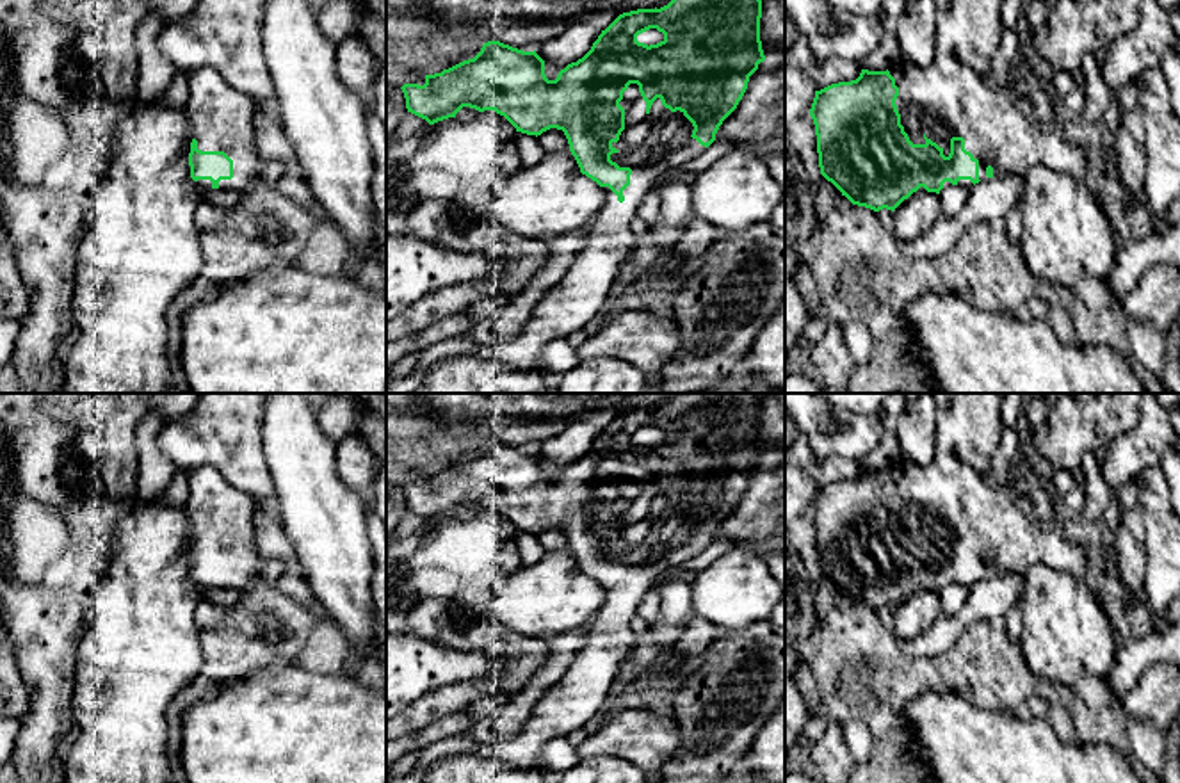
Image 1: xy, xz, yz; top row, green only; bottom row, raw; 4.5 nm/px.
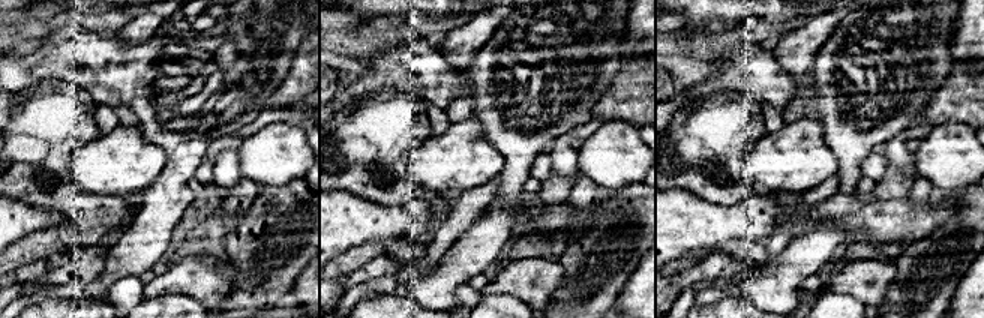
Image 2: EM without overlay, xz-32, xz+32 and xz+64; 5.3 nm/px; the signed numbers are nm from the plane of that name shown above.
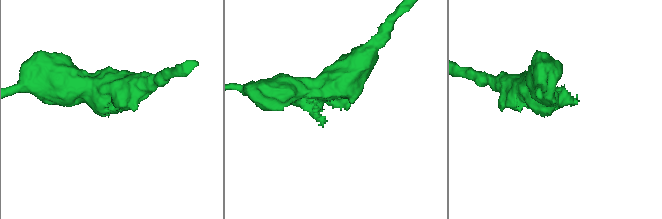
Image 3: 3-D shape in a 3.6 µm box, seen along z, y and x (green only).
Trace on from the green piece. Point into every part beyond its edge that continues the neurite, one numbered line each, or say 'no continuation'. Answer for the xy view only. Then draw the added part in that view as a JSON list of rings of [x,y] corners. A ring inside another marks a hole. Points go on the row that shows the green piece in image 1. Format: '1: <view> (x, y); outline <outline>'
1: xy (221, 120); outline [[[208,68],[190,82],[183,110],[198,149],[224,151],[233,160],[233,178],[221,180],[221,190],[262,192],[260,169],[265,158],[255,148],[255,114],[260,105]]]

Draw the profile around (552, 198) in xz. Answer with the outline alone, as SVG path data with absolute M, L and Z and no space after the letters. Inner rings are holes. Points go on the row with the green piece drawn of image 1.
M571 151L546 153L536 165L521 167L498 182L491 194L489 217L507 233L552 240L589 226L603 201L603 187L580 173Z

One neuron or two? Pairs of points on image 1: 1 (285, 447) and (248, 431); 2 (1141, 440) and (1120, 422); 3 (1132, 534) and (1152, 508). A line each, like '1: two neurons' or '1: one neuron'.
1: two neurons
2: two neurons
3: two neurons

